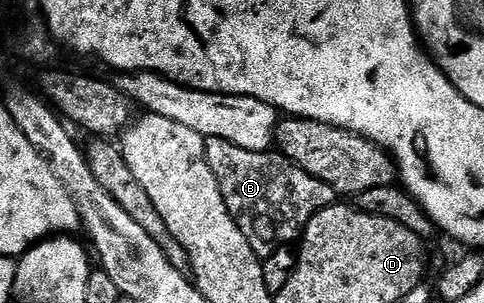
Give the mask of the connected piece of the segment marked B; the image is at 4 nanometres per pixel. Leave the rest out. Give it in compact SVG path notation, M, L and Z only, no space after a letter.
M208 138L205 141L205 153L207 162L219 182L229 213L241 225L241 231L254 241L266 240L269 246L292 245L300 241L311 217L319 210L329 208L338 199L339 193L330 184L307 174L302 168L286 160L284 156L274 154L272 151L252 152L243 150L226 140Z

